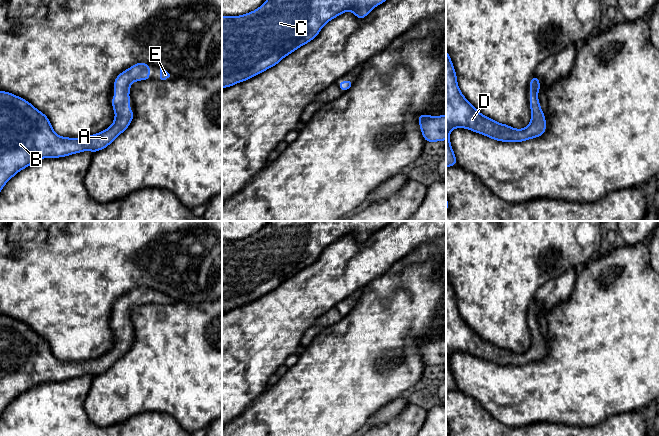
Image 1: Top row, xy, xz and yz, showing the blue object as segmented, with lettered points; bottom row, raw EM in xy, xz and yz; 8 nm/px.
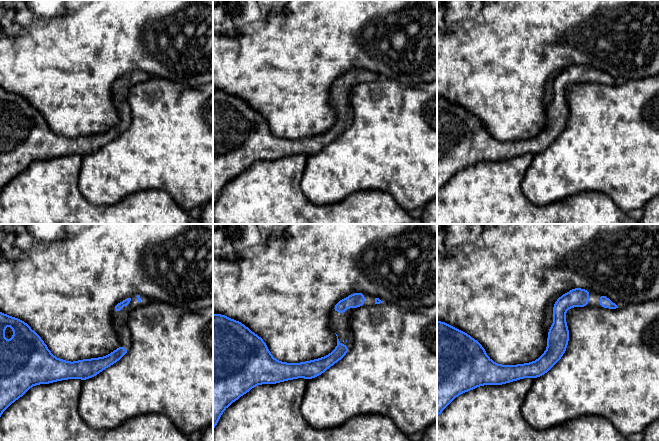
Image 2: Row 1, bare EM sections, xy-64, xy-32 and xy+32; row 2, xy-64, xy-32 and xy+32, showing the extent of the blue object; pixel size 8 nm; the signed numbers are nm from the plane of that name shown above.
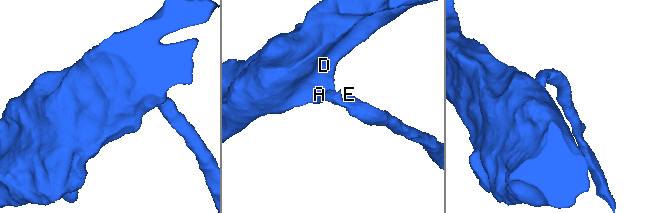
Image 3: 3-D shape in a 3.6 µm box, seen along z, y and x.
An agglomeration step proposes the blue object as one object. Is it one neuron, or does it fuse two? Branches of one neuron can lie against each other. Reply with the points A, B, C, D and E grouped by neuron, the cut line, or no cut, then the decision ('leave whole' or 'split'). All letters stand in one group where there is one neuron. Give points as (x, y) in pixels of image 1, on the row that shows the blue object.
A B C D E | no cut | leave whole

